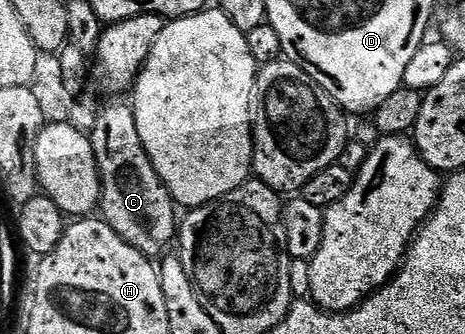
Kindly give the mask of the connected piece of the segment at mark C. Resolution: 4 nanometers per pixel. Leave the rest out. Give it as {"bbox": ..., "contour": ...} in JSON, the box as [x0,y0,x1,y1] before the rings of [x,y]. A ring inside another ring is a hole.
{"bbox":[88,101,180,259],"contour":[[[126,101],[110,102],[107,106],[100,107],[98,115],[94,118],[94,127],[89,127],[88,133],[102,185],[101,217],[125,242],[132,244],[132,248],[139,250],[145,258],[161,259],[175,245],[180,218],[179,215],[174,215],[174,210],[176,211],[174,198],[160,180],[148,152],[140,140],[140,132],[136,132],[136,116],[133,105]]]}

